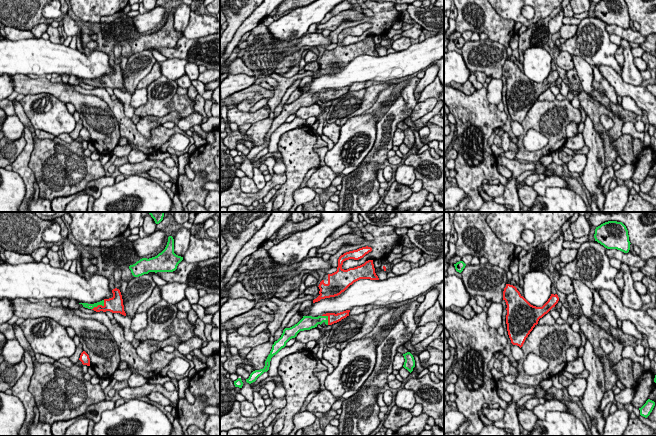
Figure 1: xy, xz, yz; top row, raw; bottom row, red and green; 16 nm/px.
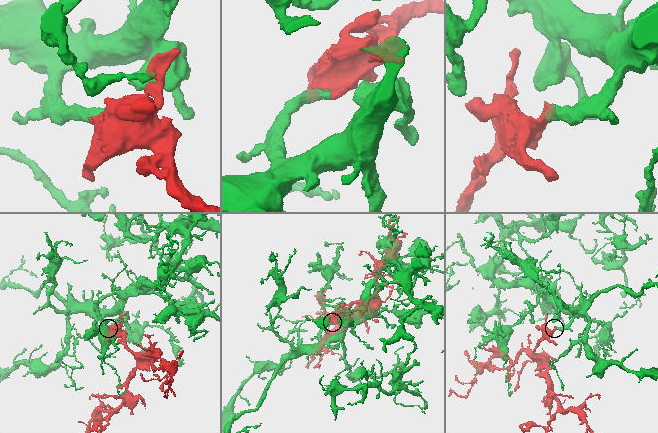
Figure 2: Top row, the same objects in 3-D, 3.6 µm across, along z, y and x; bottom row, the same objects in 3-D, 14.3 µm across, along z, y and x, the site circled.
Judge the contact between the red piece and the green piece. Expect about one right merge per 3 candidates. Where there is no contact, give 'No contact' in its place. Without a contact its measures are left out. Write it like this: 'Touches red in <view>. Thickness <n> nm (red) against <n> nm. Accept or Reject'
Touches red in xy. Thickness 240 nm (red) against 100 nm. Accept

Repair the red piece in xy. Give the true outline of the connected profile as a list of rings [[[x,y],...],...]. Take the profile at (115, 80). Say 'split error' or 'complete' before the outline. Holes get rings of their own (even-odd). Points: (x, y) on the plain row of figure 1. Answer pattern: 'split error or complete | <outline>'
split error | [[[115,64],[112,66],[112,69],[113,69],[112,74],[104,75],[104,76],[94,79],[94,80],[88,80],[88,79],[79,79],[79,80],[82,80],[83,83],[92,85],[96,88],[110,87],[112,89],[120,89],[120,90],[126,92],[126,89],[124,87],[123,75],[122,75],[120,66]]]

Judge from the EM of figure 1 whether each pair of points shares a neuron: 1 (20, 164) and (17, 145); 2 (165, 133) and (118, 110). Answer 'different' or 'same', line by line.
1: different
2: same

